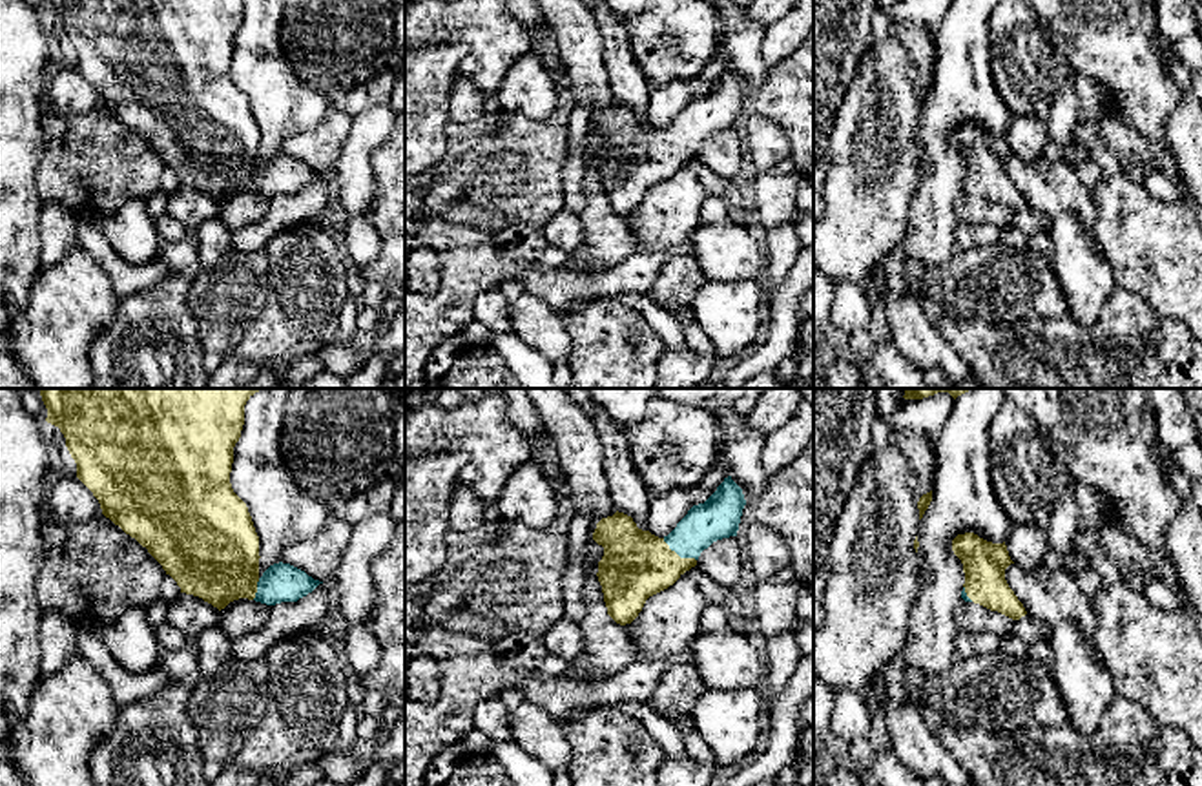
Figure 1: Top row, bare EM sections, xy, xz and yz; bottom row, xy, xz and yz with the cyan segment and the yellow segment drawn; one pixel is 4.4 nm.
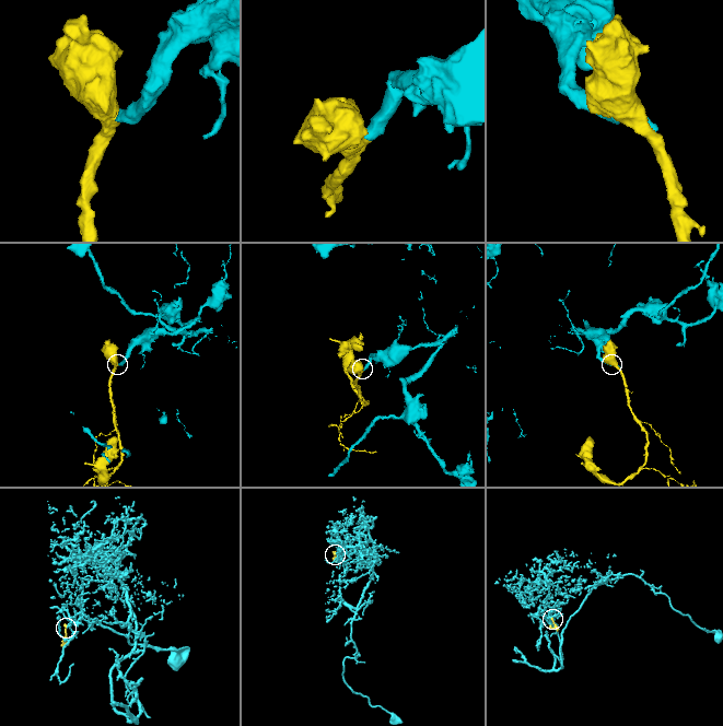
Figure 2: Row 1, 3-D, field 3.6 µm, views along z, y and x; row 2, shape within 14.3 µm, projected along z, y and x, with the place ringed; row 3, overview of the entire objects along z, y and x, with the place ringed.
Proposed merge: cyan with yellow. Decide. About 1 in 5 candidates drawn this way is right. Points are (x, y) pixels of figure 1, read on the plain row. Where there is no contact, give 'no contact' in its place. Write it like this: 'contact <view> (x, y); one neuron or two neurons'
contact xz (679, 146); one neuron

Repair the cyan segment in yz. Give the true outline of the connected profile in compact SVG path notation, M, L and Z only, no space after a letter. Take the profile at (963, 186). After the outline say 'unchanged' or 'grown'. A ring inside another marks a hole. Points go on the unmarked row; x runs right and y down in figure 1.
M974 124L958 126L952 142L963 155L965 175L961 190L998 202L1012 212L1027 206L1023 195L1005 171L1005 160L1014 155L1007 137L992 135Z; grown

